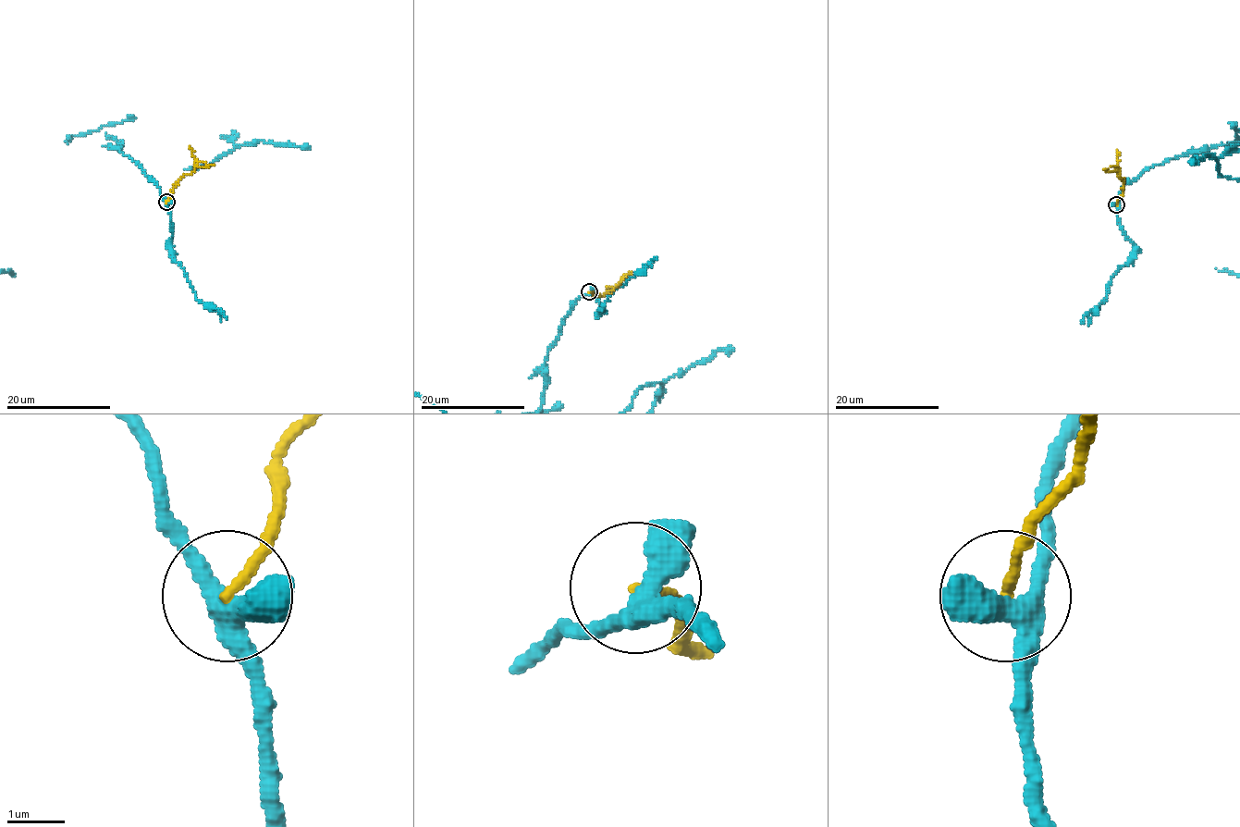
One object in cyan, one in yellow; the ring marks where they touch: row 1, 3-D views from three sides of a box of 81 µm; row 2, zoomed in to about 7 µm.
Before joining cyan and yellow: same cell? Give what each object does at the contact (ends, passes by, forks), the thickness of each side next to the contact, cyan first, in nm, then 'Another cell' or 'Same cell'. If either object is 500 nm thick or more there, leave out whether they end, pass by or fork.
At the ring cyan forks. At the ring yellow ends. Thickness 400 nm (cyan) against 160 nm. Another cell

